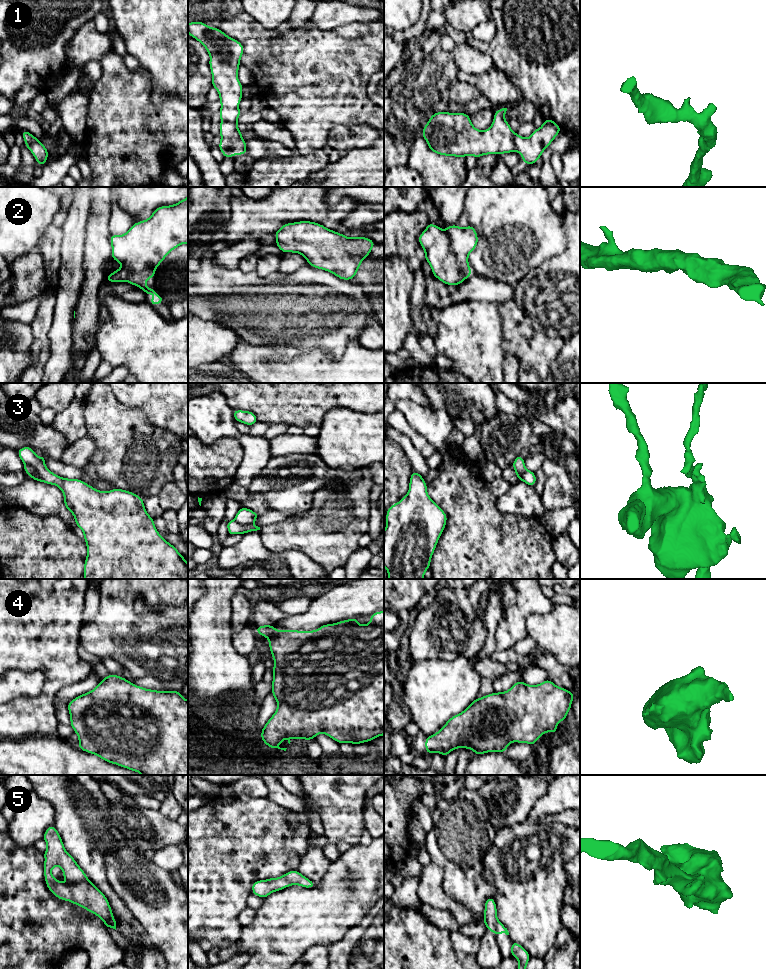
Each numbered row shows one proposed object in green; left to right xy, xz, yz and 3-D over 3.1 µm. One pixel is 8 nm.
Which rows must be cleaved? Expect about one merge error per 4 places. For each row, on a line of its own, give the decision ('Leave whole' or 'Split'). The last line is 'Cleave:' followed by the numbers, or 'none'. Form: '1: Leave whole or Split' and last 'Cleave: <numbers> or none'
1: Leave whole
2: Leave whole
3: Split
4: Leave whole
5: Leave whole
Cleave: 3

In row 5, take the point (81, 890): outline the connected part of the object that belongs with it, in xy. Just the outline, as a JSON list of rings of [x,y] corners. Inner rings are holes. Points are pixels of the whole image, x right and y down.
[[[54,825],[47,827],[43,839],[47,844],[47,849],[43,853],[45,857],[43,872],[50,892],[58,899],[72,902],[92,912],[104,922],[106,928],[116,930],[116,921],[108,899],[88,879],[75,859],[66,851]],[[55,866],[63,870],[63,877],[70,881],[70,884],[61,883],[53,877],[51,870]]]

